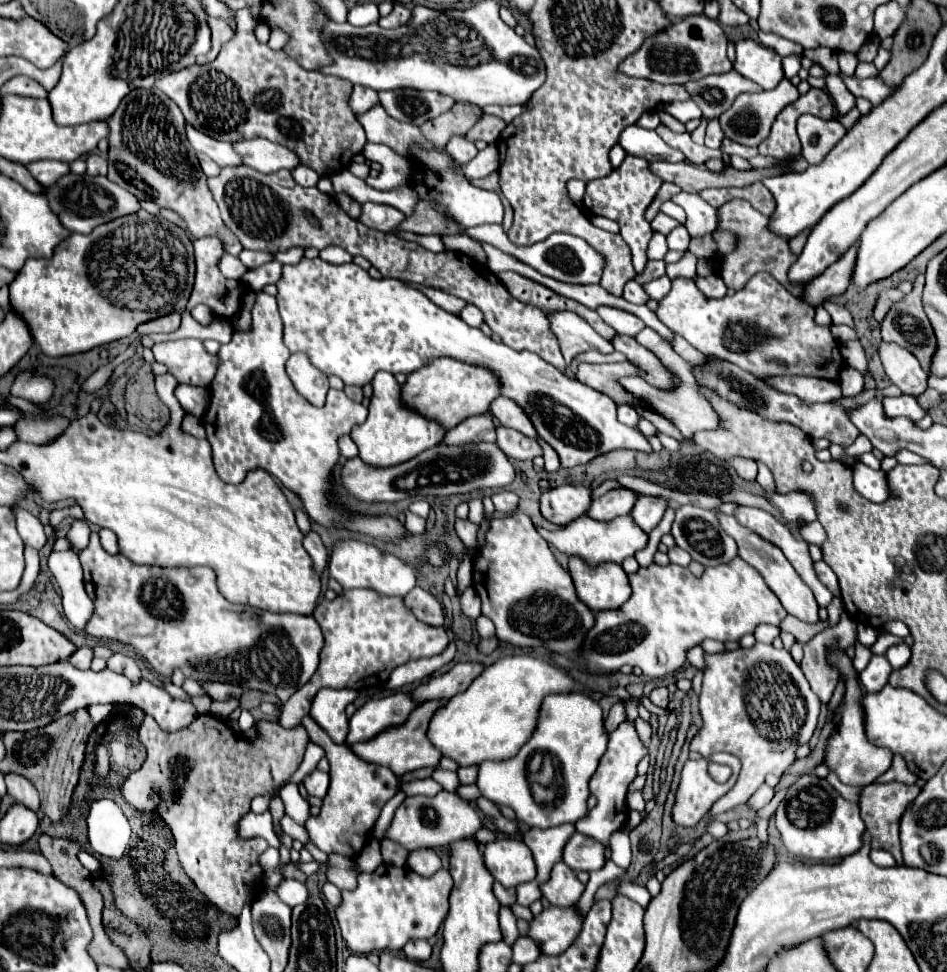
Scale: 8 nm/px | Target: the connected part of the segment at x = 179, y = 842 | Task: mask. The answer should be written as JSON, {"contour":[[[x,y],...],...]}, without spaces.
{"contour":[[[207,713],[199,715],[189,727],[167,733],[155,723],[153,717],[147,715],[143,719],[143,725],[139,727],[141,743],[147,747],[147,759],[137,773],[127,777],[121,789],[123,797],[131,803],[131,807],[139,811],[153,807],[163,809],[161,817],[173,831],[181,867],[213,905],[217,905],[223,913],[229,913],[233,917],[239,917],[245,901],[255,899],[253,893],[261,889],[263,871],[259,865],[259,855],[267,849],[265,839],[241,839],[237,833],[239,821],[243,815],[249,813],[253,797],[265,795],[269,789],[281,785],[297,771],[297,767],[303,761],[305,747],[309,743],[307,731],[301,725],[293,729],[283,729],[277,721],[257,721],[255,729],[255,739],[237,737],[239,733],[235,733],[227,725],[227,721]]]}

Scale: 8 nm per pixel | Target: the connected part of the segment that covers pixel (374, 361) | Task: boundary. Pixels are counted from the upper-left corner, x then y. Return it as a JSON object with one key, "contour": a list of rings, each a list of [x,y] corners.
{"contour":[[[303,257],[297,265],[283,267],[283,277],[277,281],[277,289],[277,305],[285,327],[285,345],[289,347],[289,351],[307,353],[313,365],[317,365],[317,369],[321,369],[327,375],[341,377],[345,385],[363,387],[373,381],[377,371],[409,375],[437,357],[453,357],[459,361],[469,361],[471,365],[485,365],[499,377],[501,395],[517,401],[525,409],[525,413],[529,413],[529,419],[533,421],[539,437],[557,451],[563,469],[589,463],[593,457],[609,453],[613,449],[651,451],[651,445],[639,429],[621,425],[617,421],[617,405],[611,397],[597,393],[587,385],[581,385],[581,381],[577,379],[569,379],[535,353],[515,351],[509,349],[505,343],[497,343],[491,337],[485,337],[479,329],[469,327],[463,319],[441,309],[423,293],[405,287],[403,281],[375,281],[365,269],[361,269],[355,263],[331,265],[319,257]]]}

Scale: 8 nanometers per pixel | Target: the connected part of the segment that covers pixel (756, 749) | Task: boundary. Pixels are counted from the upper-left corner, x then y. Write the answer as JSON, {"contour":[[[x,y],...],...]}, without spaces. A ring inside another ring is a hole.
{"contour":[[[755,643],[749,657],[739,649],[707,655],[705,661],[707,669],[699,697],[703,727],[691,741],[691,751],[699,751],[705,757],[725,751],[739,757],[743,765],[735,787],[709,809],[709,815],[715,817],[747,803],[769,773],[783,775],[795,761],[795,749],[811,739],[821,705],[787,649]],[[763,659],[775,659],[775,663],[767,665]]]}

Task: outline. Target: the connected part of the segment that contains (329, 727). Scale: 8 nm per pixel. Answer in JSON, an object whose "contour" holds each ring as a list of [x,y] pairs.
{"contour":[[[321,689],[311,705],[311,717],[329,733],[329,737],[337,743],[345,743],[349,733],[349,719],[345,708],[351,701],[359,697],[357,689]]]}

